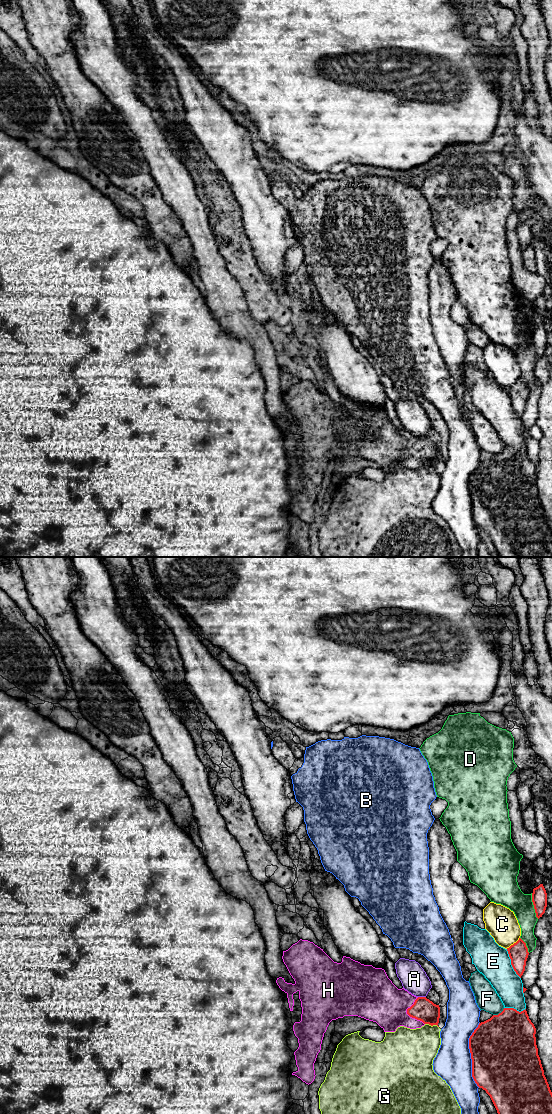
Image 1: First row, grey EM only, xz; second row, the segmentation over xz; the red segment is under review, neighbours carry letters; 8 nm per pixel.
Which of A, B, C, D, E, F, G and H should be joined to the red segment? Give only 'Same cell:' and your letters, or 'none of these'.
Same cell: H

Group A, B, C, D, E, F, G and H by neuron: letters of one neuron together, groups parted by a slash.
A / B / C / D / E / F / G / H

